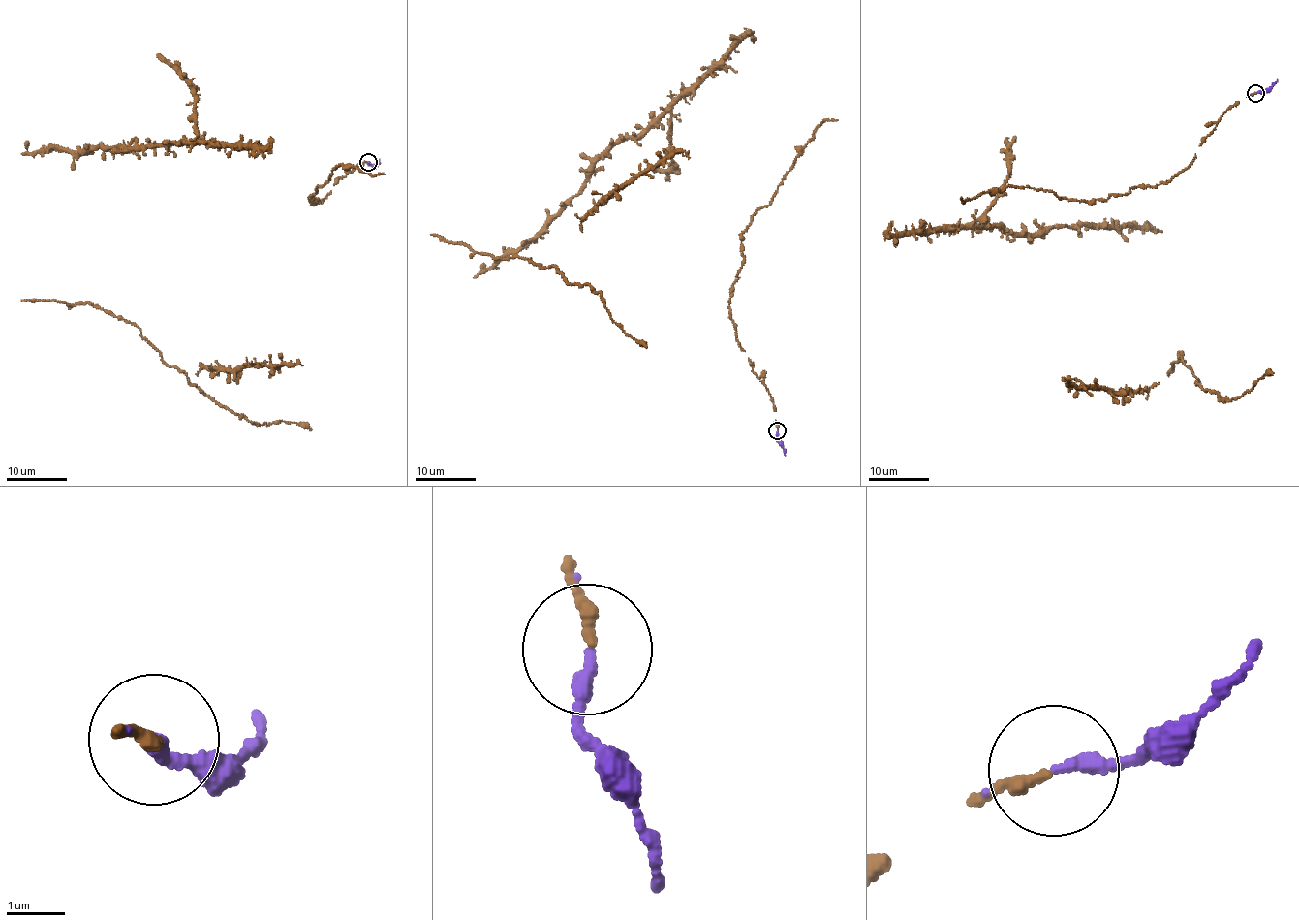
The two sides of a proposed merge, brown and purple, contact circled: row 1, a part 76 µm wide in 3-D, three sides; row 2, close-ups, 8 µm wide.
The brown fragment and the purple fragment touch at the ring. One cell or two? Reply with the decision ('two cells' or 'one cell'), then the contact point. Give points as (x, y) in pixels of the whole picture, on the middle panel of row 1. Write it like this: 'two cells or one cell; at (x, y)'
one cell; at (777, 430)

